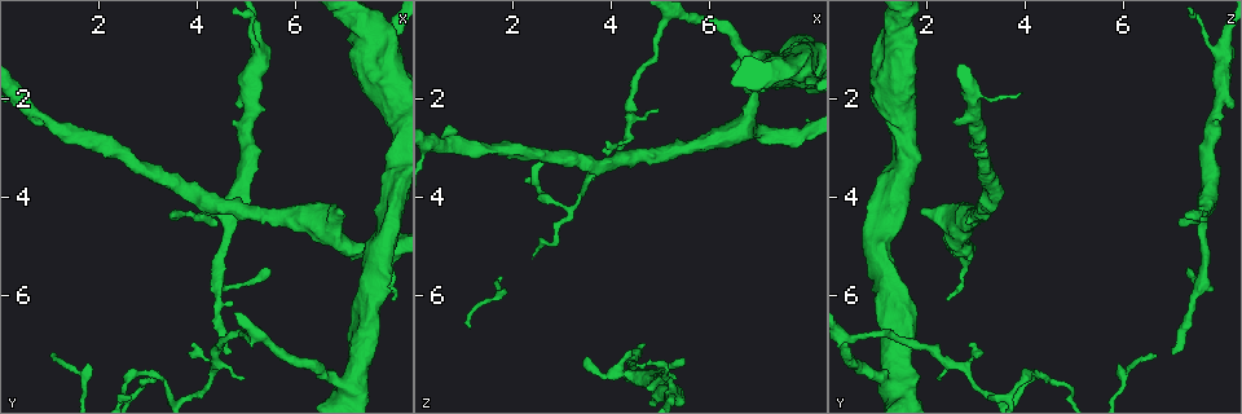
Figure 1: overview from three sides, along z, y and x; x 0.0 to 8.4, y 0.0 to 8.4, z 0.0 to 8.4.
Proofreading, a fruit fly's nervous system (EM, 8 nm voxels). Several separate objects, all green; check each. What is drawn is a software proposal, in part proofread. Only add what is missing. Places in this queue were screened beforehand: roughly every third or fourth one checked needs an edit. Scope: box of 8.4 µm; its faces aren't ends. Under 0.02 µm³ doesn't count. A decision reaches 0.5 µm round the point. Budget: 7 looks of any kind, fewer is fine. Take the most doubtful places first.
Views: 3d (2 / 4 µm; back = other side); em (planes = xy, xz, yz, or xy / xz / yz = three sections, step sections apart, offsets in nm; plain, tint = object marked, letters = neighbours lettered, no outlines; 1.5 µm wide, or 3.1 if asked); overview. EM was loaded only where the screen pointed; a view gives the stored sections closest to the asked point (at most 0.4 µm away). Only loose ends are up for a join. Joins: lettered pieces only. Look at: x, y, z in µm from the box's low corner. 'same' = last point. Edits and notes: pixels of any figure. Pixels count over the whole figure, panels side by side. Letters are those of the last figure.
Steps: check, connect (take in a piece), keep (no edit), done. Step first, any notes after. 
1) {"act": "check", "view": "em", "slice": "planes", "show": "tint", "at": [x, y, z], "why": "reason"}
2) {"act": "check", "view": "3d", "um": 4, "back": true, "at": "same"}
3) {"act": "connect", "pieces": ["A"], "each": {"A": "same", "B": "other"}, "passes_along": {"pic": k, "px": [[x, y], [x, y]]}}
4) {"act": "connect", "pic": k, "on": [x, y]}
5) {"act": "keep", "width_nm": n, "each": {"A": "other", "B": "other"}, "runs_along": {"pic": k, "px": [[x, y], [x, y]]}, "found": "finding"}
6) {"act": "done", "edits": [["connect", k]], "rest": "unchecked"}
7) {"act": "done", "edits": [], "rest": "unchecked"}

{"act": "check", "view": "3d", "um": 2, "at": [4.65, 7.05, 7.05], "why": "an open end"}

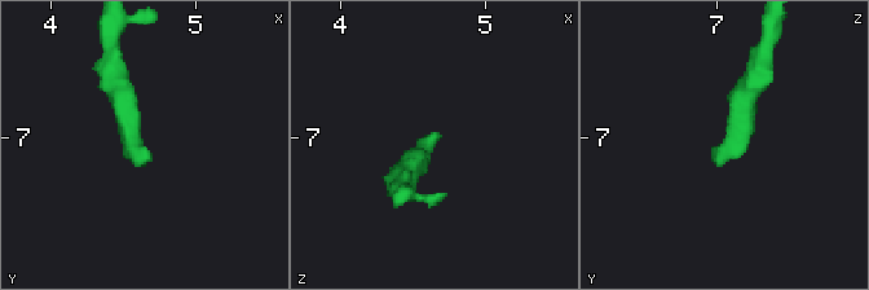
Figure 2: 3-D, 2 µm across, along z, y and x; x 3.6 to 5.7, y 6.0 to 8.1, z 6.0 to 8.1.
{"act": "check", "view": "em", "slice": "xz", "step": 4, "show": "tint", "at": [4.66, 7.10, 6.96], "why": "shape alone is not enough"}

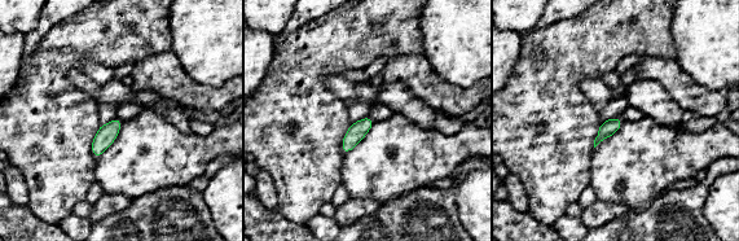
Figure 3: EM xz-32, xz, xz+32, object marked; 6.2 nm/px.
{"act": "check", "view": "em", "slice": "planes", "show": "letters", "at": "same"}

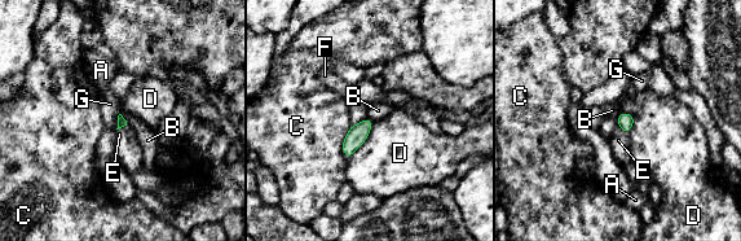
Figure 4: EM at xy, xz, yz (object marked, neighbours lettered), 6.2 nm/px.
{"act": "connect", "pic": 4, "on": [618, 140], "each": {"A": "other", "B": "other", "C": "other", "D": "other", "E": "same", "F": "other", "G": "other"}, "passes_along": {"pic": 4, "px": [[625, 121], [622, 130], [618, 140]]}, "found": "the neuron continues"}

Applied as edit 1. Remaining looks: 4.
{"act": "check", "view": "em", "slice": "planes", "show": "letters", "at": [6.90, 4.30, 1.95], "why": "branch stops here"}

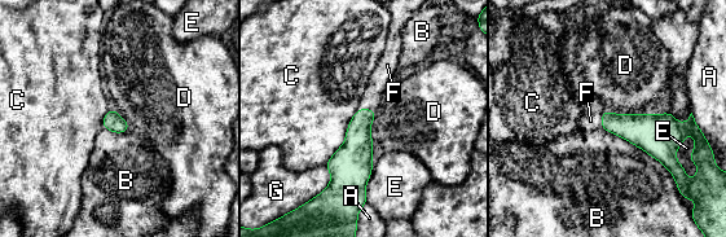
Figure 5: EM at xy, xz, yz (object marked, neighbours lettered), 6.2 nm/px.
{"act": "connect", "pic": 5, "on": [382, 75], "longest_contact_nm": ["B", 600], "each": {"A": "other", "B": "other", "C": "other", "D": "other", "E": "other", "F": "same", "G": "other"}, "found": "it goes on there"}

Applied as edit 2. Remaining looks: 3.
{"act": "check", "view": "em", "slice": "xz", "step": 4, "show": "letters", "at": [3.45, 4.40, 7.30], "why": "an open end"}

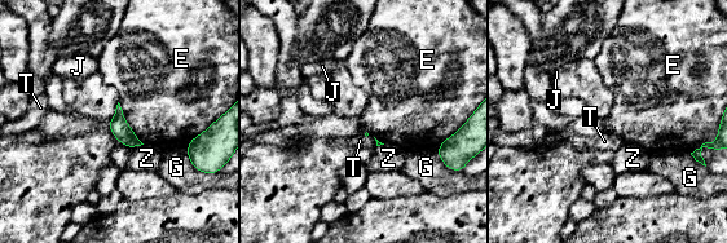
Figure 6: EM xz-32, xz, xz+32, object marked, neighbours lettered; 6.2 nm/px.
{"act": "check", "view": "em", "slice": "planes", "show": "letters", "at": "same"}

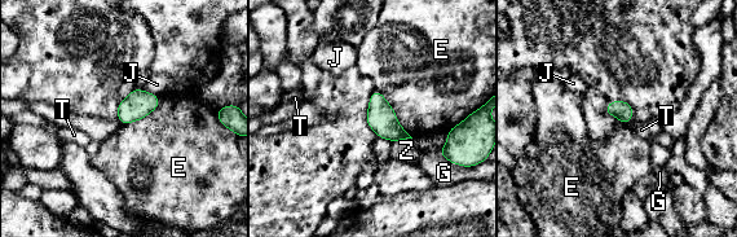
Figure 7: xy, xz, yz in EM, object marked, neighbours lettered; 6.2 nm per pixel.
{"act": "keep", "width_nm": 120, "each": {"E": "other", "G": "other", "J": "other", "T": "other", "Z": "other"}, "border": {"pic": 7, "px": [[376, 88], [413, 137]]}, "found": "no lettered piece goes on from it"}

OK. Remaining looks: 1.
{"act": "done", "edits": [["connect", 4], ["connect", 5]], "rest": "unchecked"}

